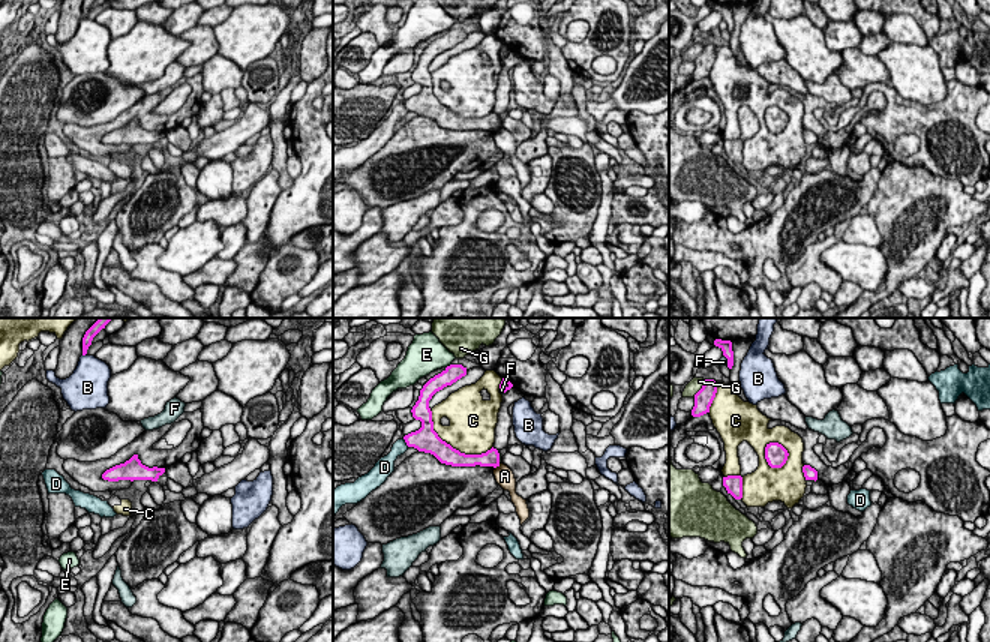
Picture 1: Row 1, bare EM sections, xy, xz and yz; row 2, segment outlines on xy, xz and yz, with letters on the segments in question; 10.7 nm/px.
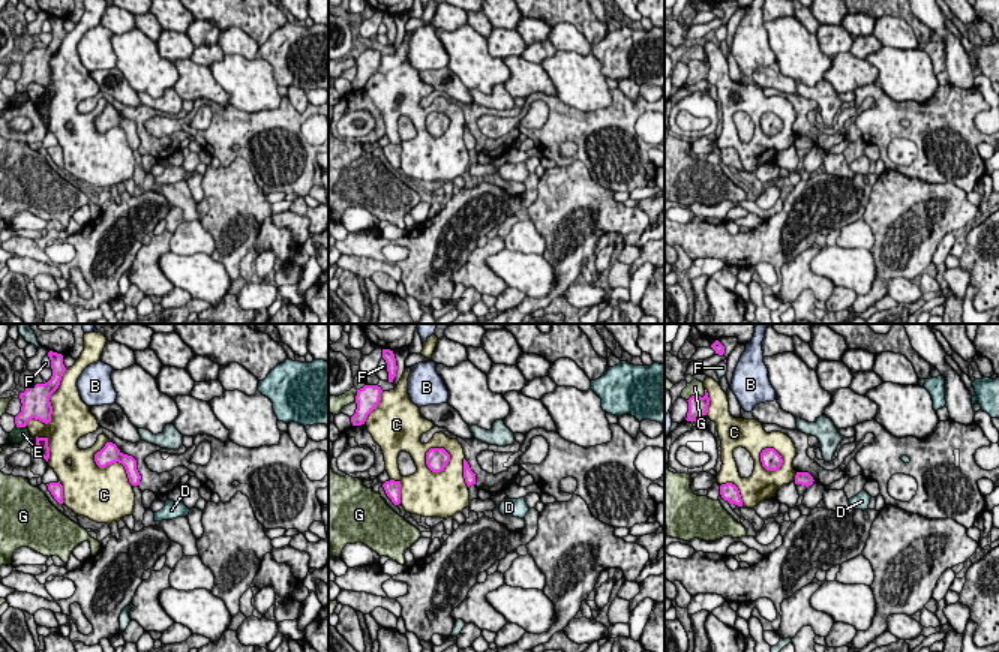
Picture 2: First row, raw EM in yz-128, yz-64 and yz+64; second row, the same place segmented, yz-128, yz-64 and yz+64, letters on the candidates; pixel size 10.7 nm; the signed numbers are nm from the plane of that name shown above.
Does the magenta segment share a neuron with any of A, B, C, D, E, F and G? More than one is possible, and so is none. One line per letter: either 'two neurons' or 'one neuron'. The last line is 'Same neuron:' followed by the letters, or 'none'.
A: two neurons
B: two neurons
C: two neurons
D: two neurons
E: two neurons
F: two neurons
G: two neurons
Same neuron: none

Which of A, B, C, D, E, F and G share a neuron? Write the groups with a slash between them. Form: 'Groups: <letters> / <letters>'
Groups: A / B / C / D / E / F / G

